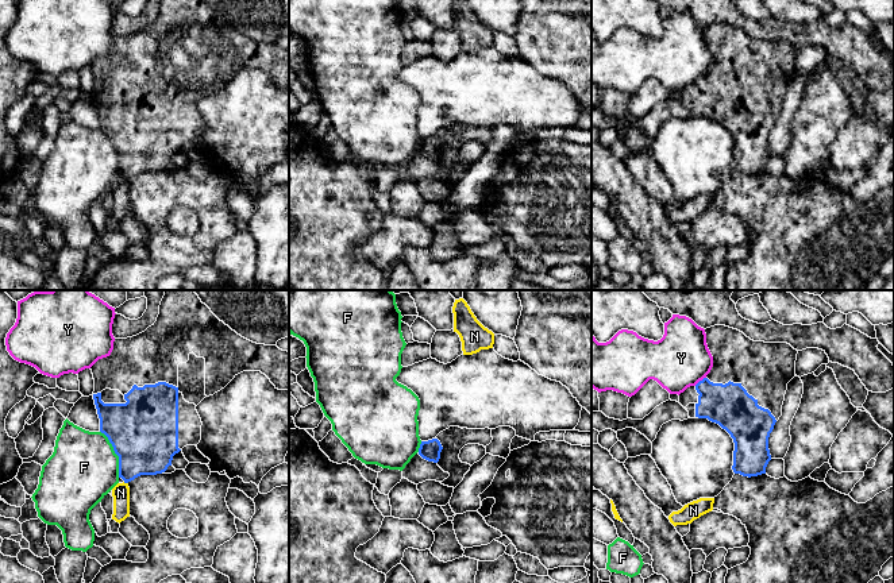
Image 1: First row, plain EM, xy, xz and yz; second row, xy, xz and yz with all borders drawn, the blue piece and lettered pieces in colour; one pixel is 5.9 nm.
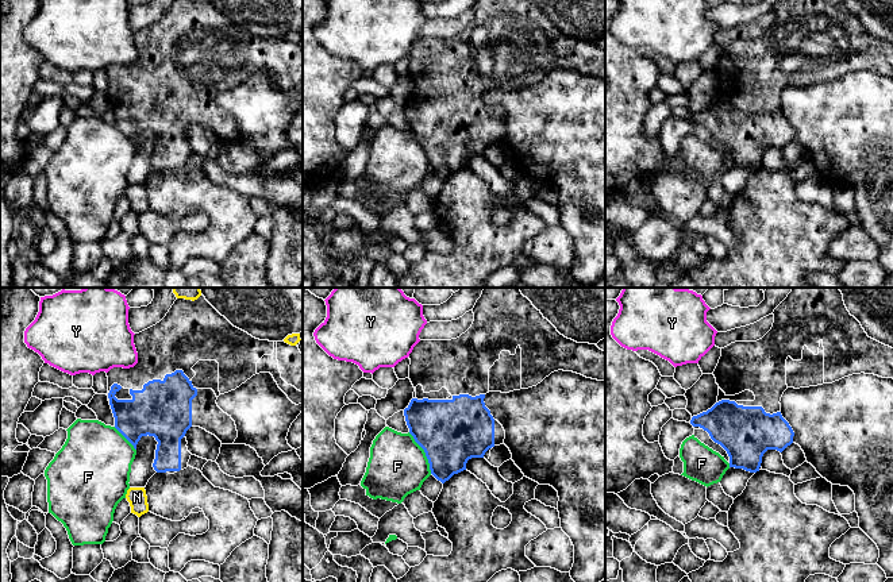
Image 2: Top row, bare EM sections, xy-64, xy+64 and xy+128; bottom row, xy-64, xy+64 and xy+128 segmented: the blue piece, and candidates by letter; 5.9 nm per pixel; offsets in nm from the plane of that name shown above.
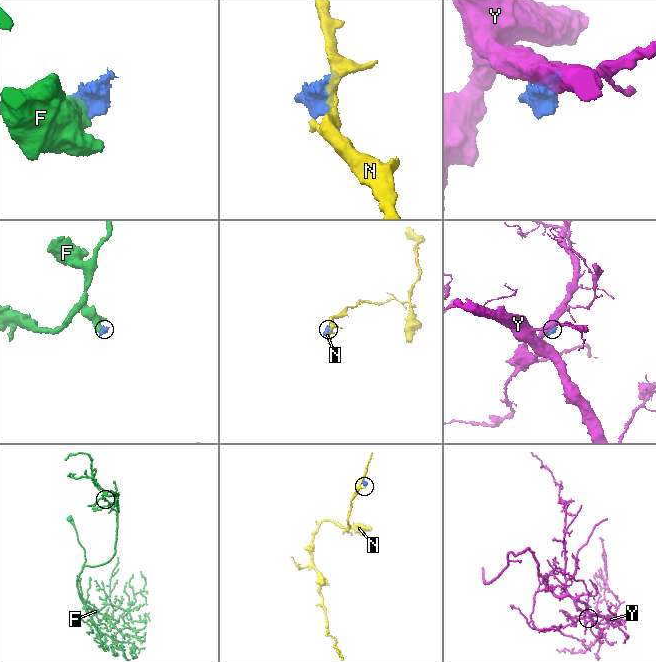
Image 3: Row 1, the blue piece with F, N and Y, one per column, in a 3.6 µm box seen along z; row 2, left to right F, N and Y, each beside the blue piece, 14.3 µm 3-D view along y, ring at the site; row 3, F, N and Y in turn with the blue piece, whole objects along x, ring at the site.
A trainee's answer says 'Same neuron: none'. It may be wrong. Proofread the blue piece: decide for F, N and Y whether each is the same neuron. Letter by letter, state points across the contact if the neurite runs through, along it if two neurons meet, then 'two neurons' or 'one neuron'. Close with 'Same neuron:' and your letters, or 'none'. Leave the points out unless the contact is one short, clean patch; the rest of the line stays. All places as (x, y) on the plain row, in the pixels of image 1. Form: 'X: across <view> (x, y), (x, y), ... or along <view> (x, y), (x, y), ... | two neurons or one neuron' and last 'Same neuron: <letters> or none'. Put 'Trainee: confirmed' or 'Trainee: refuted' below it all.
F: along xy (100, 128), (118, 154), (119, 174) | two neurons
N: two neurons
Y: along yz (705, 74), (694, 82) | two neurons
Same neuron: none
Trainee: confirmed

